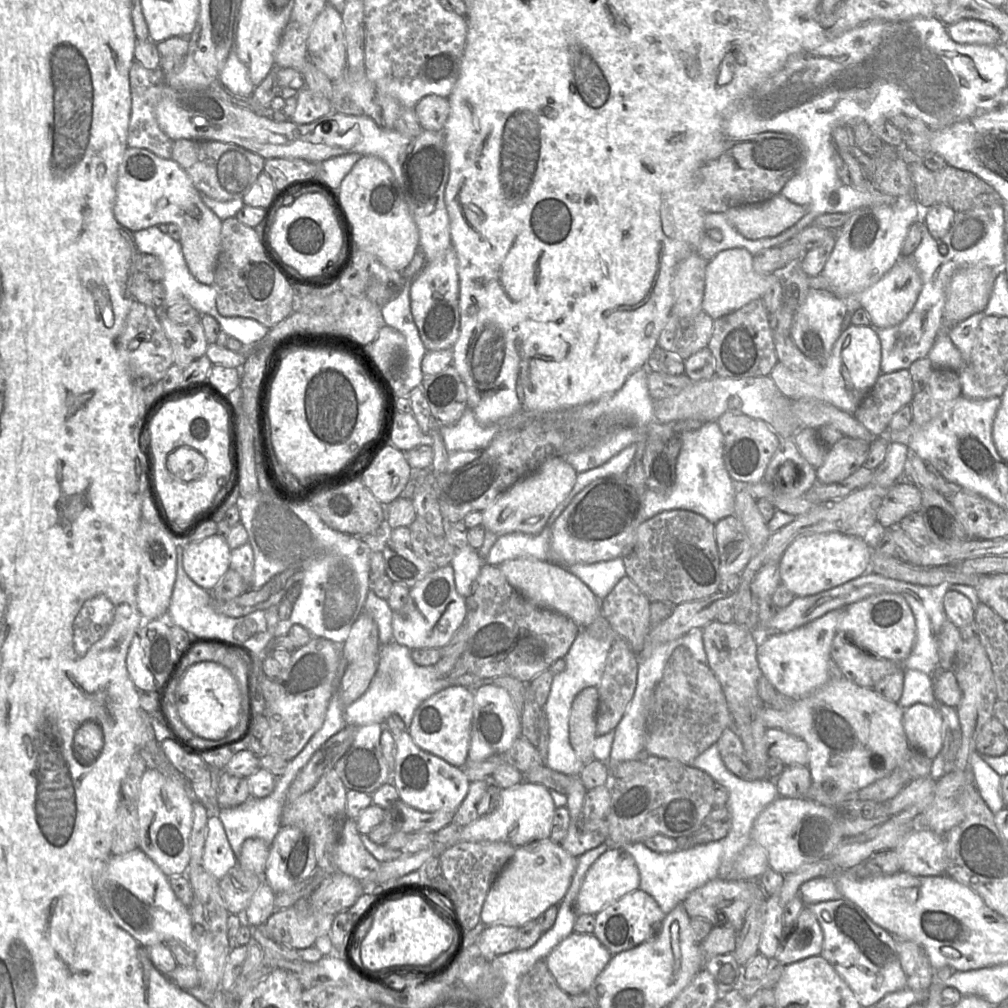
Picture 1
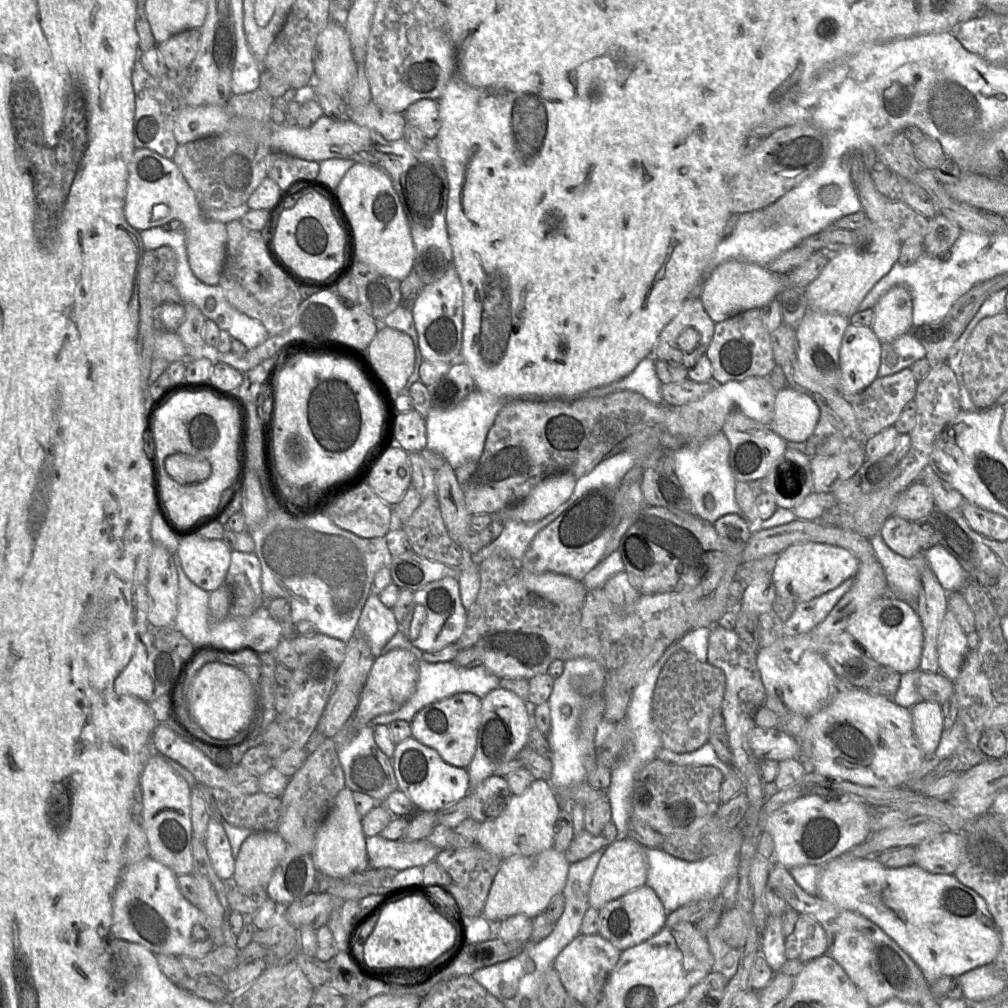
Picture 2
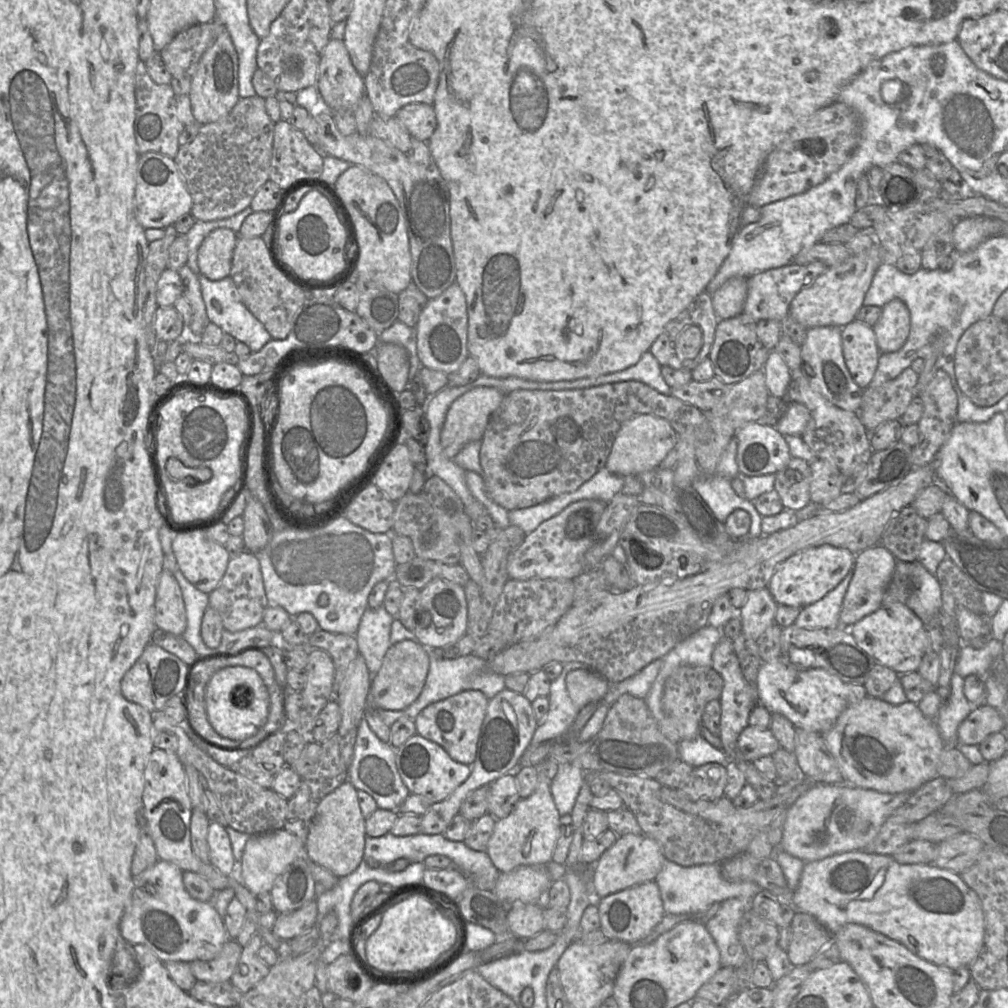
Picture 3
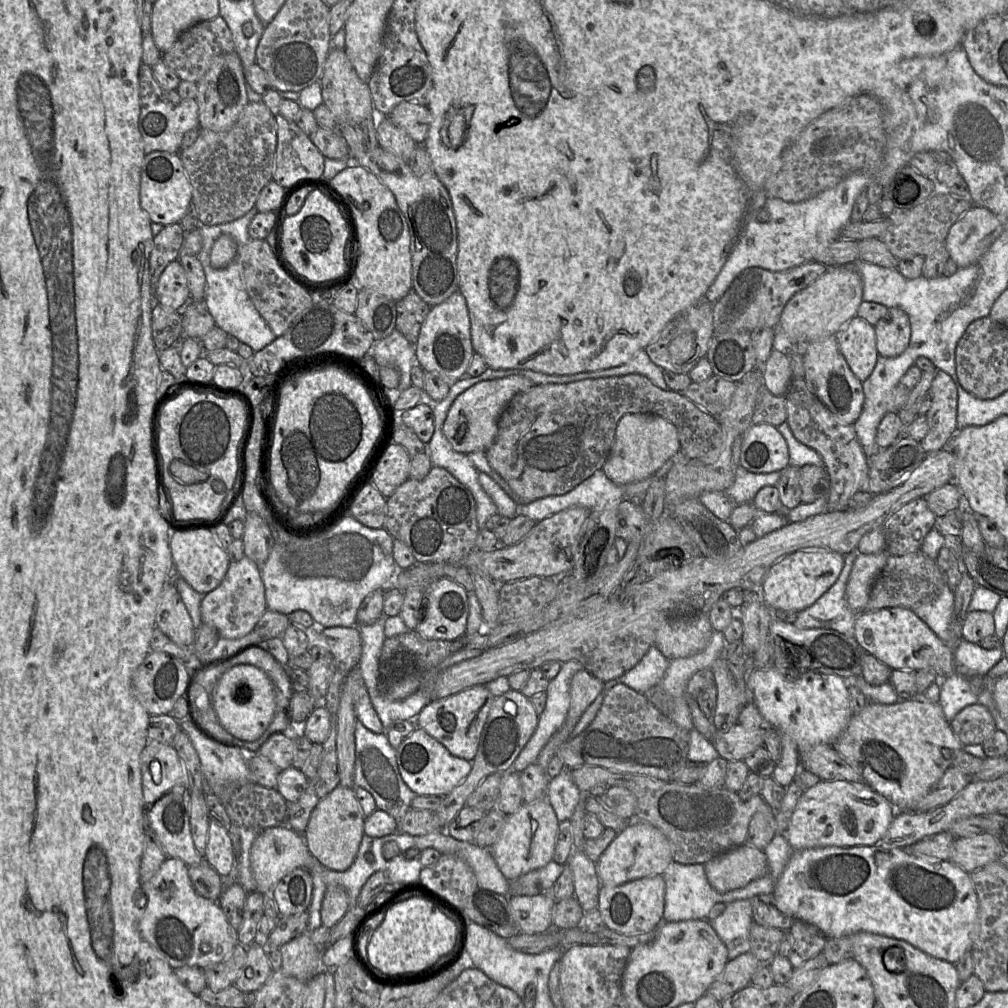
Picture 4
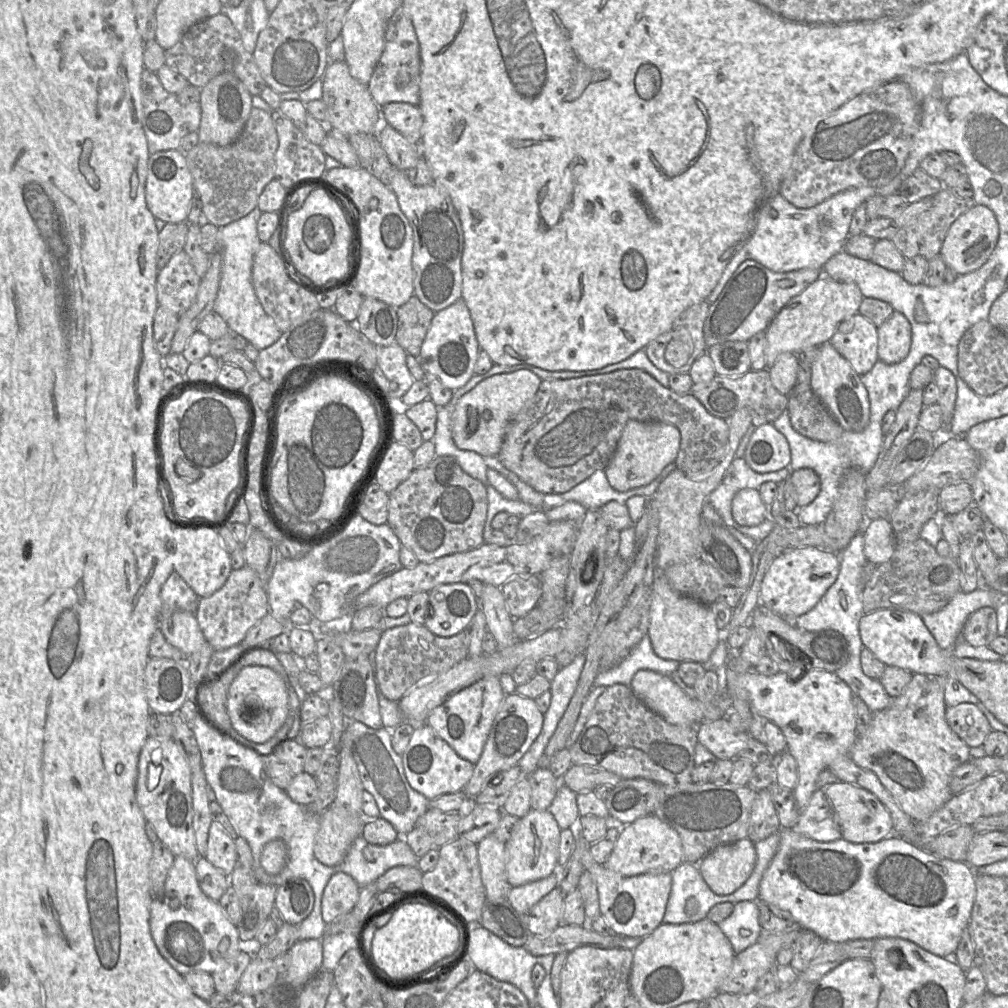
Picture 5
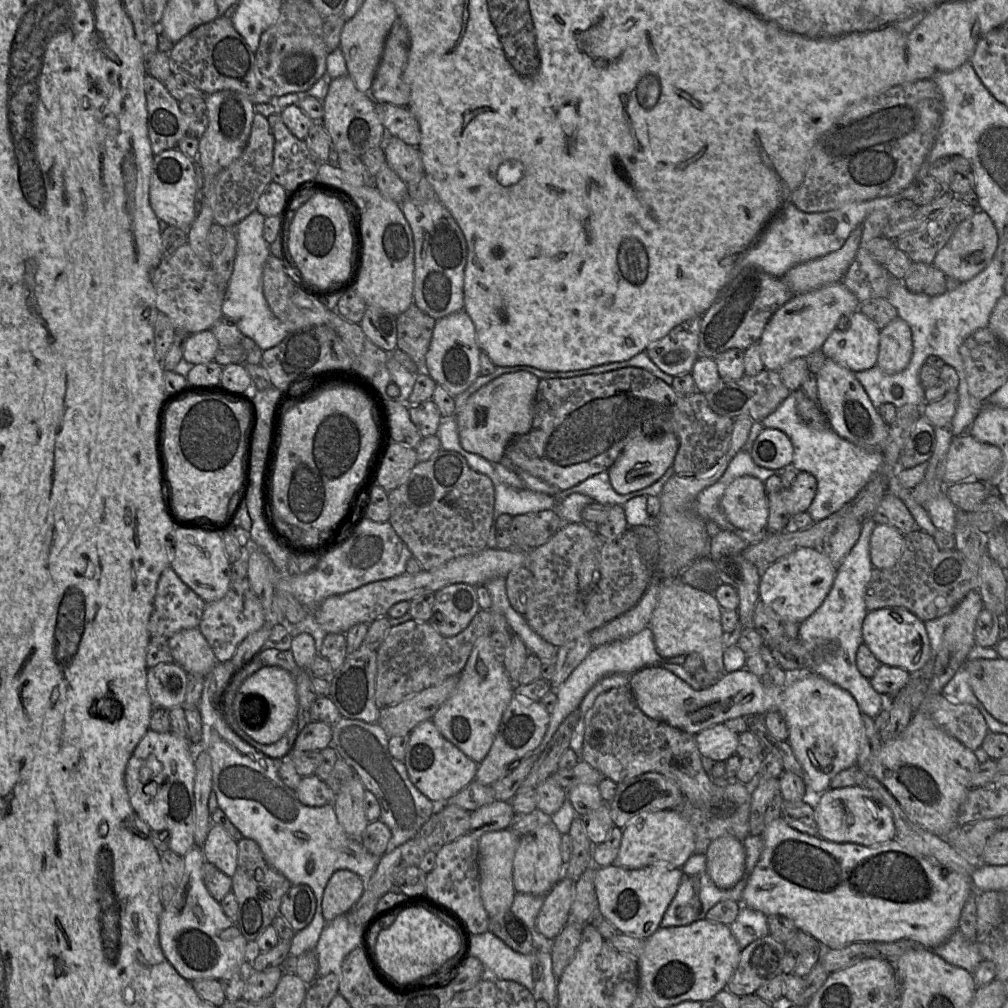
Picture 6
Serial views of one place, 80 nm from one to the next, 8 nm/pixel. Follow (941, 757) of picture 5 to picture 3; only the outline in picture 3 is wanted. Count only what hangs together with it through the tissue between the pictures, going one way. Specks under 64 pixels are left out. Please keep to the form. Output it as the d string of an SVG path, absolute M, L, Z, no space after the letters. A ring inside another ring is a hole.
M872 696L849 704L822 736L845 783L883 793L914 792L939 777L940 755L947 748L936 719L925 716L917 703L908 700L894 705Z

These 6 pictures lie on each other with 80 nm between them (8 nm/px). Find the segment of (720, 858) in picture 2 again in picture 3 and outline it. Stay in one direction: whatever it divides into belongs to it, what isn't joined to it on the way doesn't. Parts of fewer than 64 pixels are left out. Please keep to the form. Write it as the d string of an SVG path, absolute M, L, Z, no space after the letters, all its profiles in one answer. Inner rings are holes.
M665 859L654 880L660 889L666 914L687 914L695 919L704 914L713 903L737 897L749 898L751 902L763 889L756 882L727 880L722 875L722 863L682 866Z

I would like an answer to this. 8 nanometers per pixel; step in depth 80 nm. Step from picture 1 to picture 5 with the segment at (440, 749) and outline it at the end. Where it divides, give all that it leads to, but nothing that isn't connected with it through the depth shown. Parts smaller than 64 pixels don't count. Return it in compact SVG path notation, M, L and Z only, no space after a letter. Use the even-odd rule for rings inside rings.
M484 677L436 707L428 715L425 723L431 726L460 757L475 765L482 754L494 718L505 696L499 677Z

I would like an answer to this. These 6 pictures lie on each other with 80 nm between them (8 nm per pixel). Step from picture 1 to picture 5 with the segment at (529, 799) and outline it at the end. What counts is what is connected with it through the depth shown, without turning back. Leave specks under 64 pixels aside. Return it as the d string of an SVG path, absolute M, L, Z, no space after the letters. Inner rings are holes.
M531 809L519 818L506 842L506 872L511 886L547 877L558 870L561 829L549 810Z

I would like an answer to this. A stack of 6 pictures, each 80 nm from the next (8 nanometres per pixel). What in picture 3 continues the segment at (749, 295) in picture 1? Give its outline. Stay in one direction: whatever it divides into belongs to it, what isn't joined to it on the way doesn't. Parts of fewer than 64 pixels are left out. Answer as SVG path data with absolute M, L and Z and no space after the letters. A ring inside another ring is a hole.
M736 277L727 281L712 296L712 305L719 320L742 313L747 296L747 278Z

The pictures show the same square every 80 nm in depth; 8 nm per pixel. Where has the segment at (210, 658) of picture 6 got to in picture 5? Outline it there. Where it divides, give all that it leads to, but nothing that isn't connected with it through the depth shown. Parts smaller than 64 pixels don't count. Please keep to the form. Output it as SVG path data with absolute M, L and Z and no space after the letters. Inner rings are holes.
M176 610L160 616L159 630L166 640L189 657L208 643L201 631L195 613Z

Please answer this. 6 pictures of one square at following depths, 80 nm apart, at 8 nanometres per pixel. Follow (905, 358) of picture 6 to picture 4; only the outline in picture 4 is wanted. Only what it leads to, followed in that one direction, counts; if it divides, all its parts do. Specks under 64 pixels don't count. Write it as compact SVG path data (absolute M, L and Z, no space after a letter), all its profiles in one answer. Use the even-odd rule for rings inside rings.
M888 308L887 313L874 326L878 354L896 357L904 352L910 341L910 320L900 308Z

